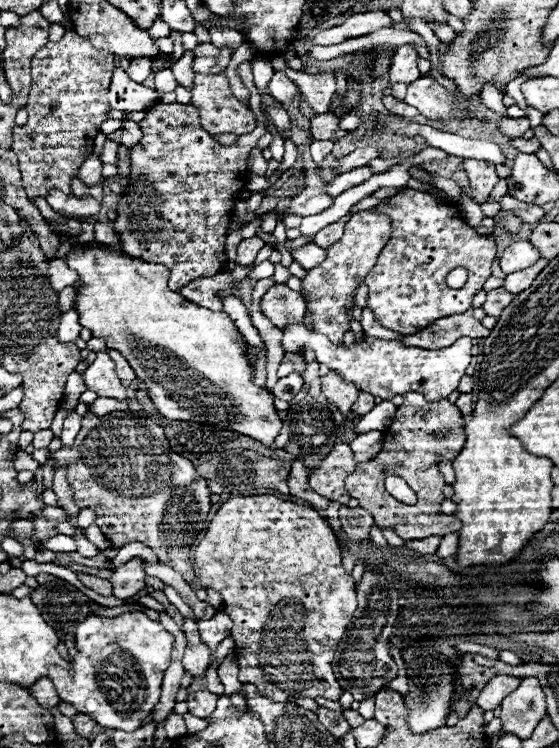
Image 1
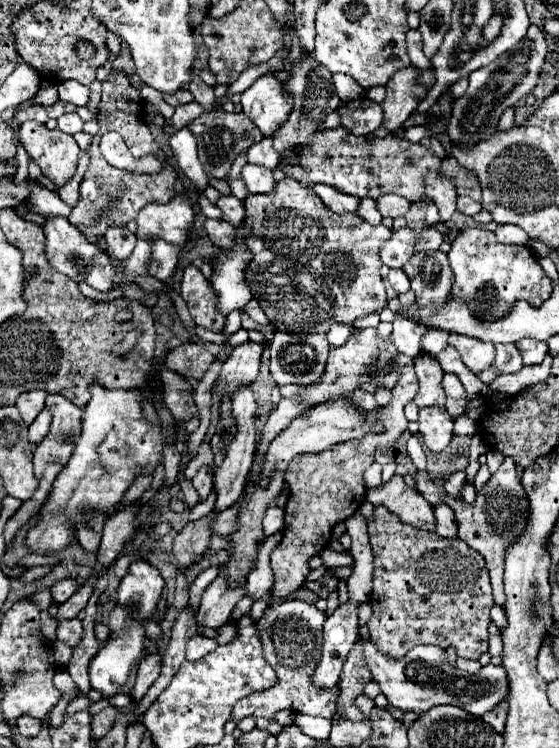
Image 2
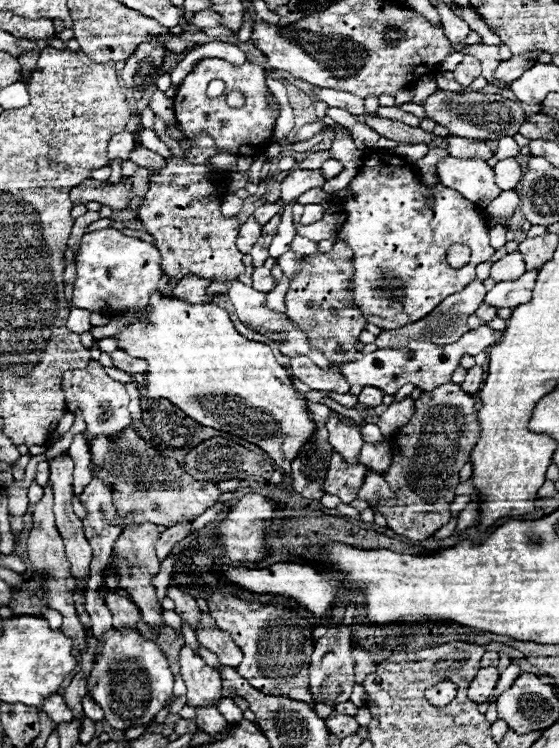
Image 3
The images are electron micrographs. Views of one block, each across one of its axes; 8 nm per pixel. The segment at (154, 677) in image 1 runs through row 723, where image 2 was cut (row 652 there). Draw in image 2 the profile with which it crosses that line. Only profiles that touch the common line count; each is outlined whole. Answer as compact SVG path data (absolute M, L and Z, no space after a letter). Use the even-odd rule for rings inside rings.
M134 560L128 568L128 574L122 578L118 594L116 594L116 604L110 610L110 638L104 642L104 646L94 654L88 666L90 674L90 686L98 692L102 692L104 700L110 700L112 696L122 692L122 684L130 678L132 666L138 662L138 658L144 654L144 624L152 618L158 600L164 590L164 578L160 576L158 568L154 568L146 560Z

